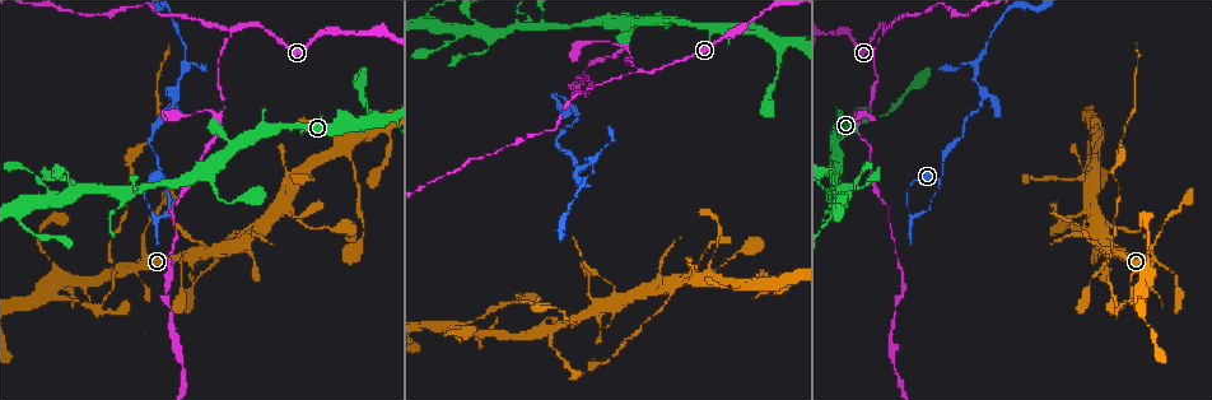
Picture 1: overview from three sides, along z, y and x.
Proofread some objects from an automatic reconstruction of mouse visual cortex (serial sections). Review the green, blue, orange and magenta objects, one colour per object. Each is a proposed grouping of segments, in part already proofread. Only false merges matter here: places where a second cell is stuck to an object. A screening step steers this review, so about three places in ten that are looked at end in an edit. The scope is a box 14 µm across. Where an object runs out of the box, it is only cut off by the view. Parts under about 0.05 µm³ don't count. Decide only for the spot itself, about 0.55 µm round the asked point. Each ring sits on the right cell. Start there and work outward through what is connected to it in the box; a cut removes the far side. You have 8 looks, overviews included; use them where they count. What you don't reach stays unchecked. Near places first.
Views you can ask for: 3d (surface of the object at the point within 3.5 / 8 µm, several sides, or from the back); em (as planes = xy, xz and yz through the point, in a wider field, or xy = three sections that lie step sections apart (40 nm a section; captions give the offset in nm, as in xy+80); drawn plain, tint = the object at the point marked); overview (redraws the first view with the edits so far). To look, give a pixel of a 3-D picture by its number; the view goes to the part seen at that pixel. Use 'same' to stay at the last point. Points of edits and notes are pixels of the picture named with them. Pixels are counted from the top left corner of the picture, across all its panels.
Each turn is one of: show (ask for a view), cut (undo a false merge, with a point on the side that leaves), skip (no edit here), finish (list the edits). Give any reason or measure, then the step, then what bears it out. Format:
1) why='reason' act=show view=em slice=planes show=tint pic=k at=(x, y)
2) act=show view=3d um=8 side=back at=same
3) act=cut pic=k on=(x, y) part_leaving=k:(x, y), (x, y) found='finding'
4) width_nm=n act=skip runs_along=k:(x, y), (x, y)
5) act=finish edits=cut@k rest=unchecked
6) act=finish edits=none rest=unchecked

why='four or more arms meet' act=show view=3d um=3.5 pic=1 at=(55, 290)

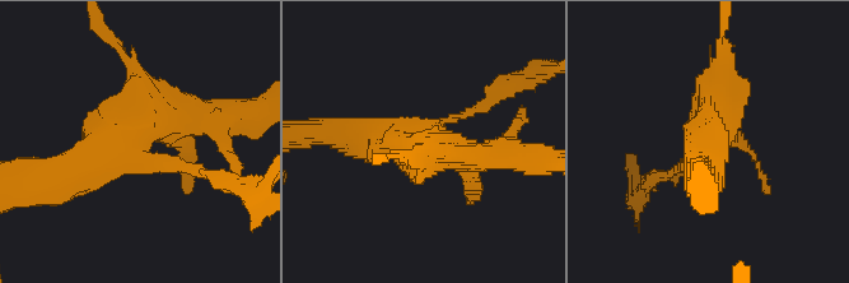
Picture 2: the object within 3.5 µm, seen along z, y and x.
act=show view=em slice=xy step=3 show=tint pic=2 at=(705, 133)

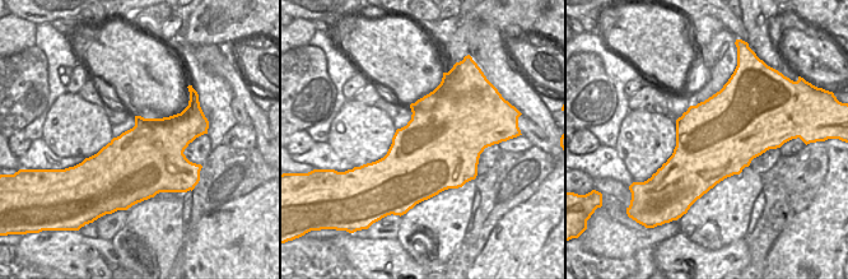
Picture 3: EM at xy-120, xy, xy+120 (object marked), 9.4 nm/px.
arms=4 arm_widths_nm=100,250,350,450 act=skip runs_along=2:(205, 120), (154, 116), (56, 175) found='continuous, no second cell'

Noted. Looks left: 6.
act=show view=3d um=8 pic=1 at=(1119, 308)

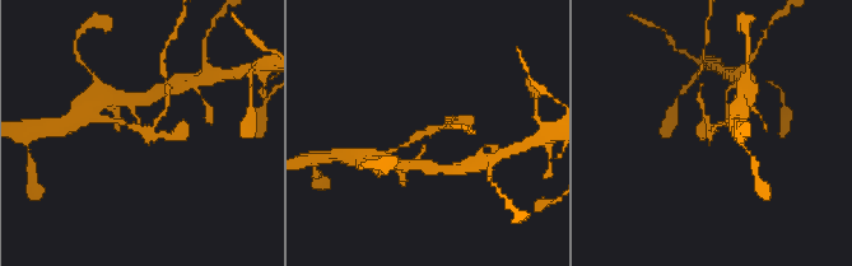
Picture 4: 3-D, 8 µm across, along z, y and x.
act=show view=3d um=3.5 pic=4 at=(151, 133)

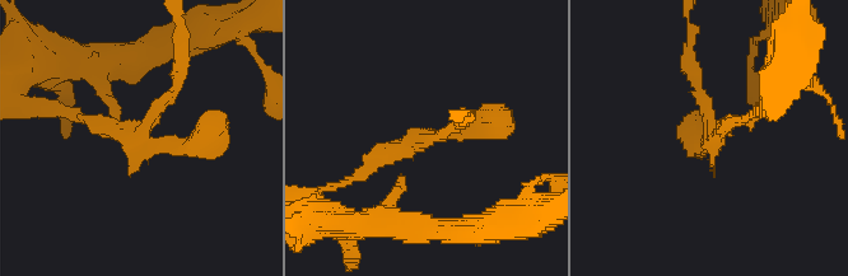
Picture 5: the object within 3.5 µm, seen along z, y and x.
arms=3 arm_widths_nm=150,150,250 why='need the tissue' act=show view=em slice=xy step=3 show=tint pic=5 at=(714, 136)

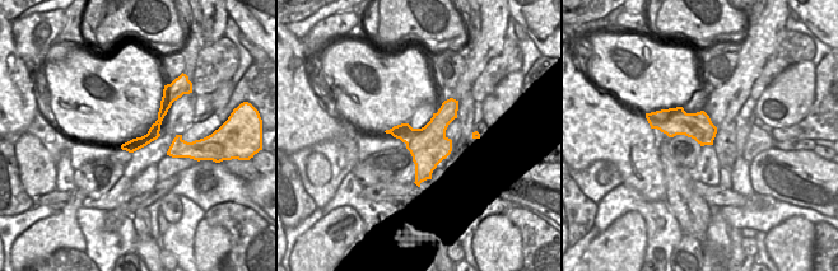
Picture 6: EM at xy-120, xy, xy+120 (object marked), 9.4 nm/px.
act=cut pic=5 on=(698, 85) found='a second cell is stuck on'

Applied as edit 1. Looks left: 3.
why='abrupt turn' act=show view=3d um=3.5 pic=1 at=(1107, 250)

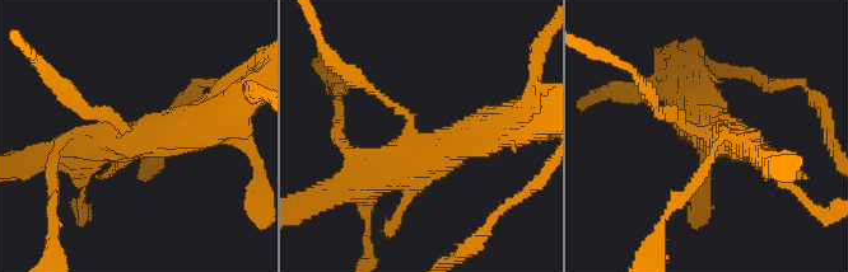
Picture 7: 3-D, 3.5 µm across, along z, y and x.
act=show view=em slice=xy step=2 show=tint pic=7 at=(408, 133)

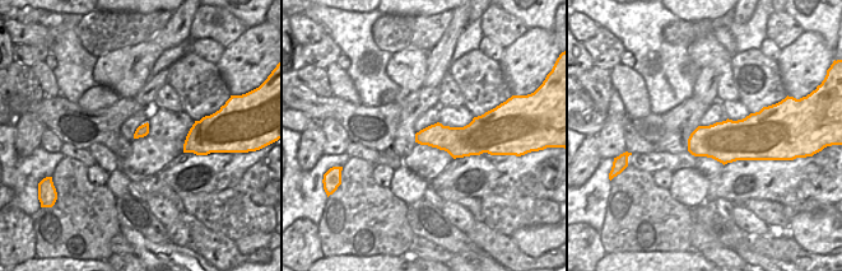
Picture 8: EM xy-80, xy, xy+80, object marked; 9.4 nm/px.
why='another direction' act=show view=em slice=planes show=tint at=same

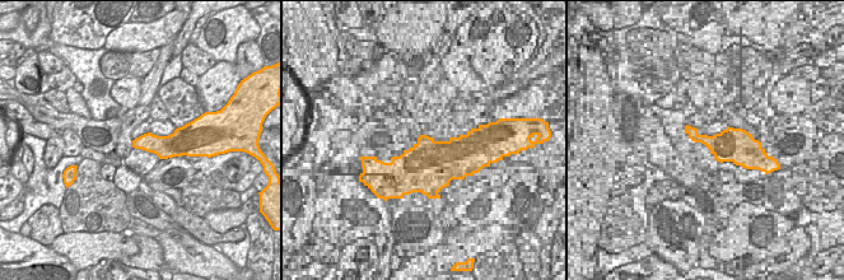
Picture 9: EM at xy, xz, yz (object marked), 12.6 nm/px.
act=cut pic=7 on=(73, 104) part_leaving=7:(106, 115), (85, 115), (31, 55) found='a second cell is stuck on'

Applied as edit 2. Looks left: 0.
act=finish edits=cut@5,cut@7 rest=unchecked

